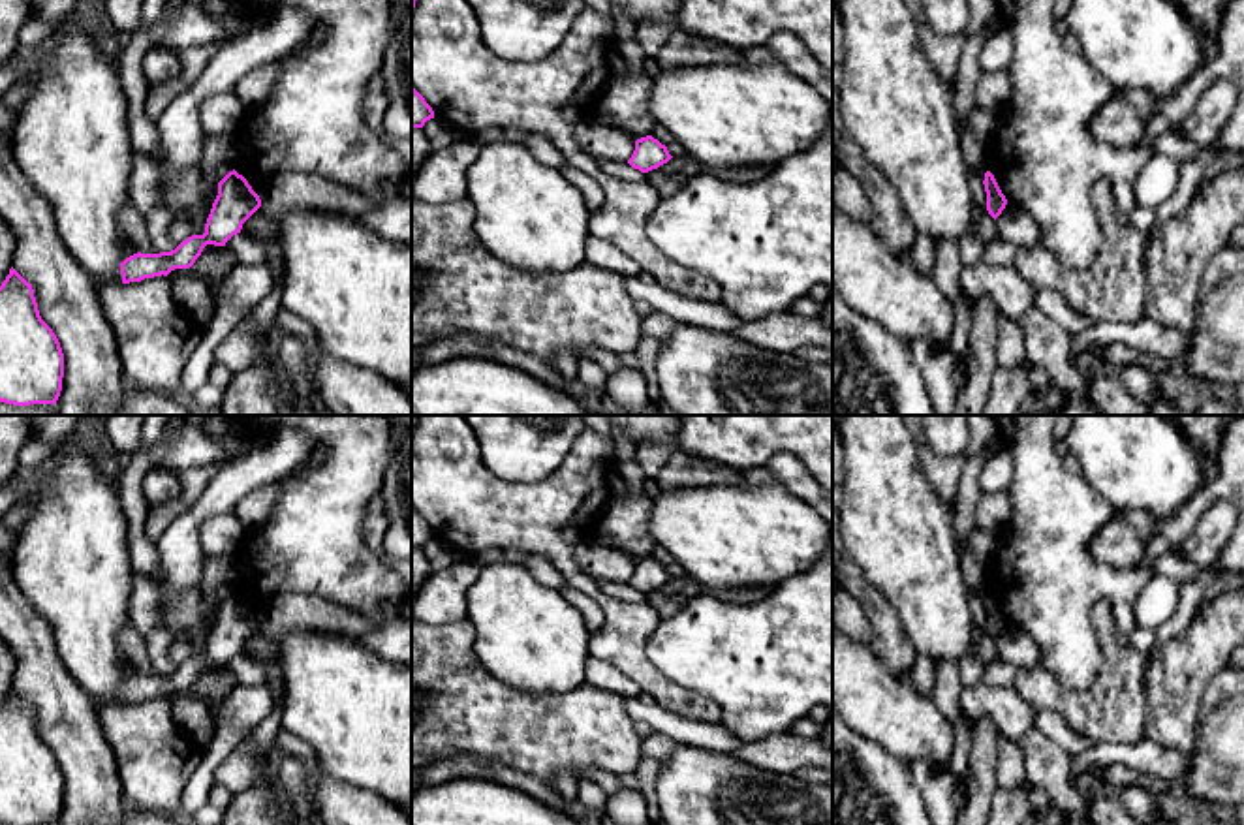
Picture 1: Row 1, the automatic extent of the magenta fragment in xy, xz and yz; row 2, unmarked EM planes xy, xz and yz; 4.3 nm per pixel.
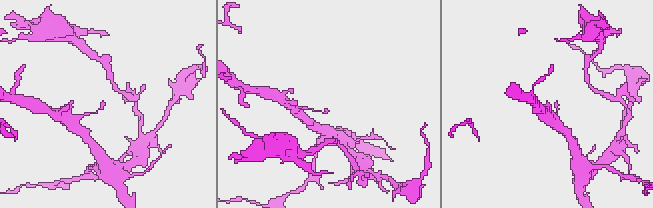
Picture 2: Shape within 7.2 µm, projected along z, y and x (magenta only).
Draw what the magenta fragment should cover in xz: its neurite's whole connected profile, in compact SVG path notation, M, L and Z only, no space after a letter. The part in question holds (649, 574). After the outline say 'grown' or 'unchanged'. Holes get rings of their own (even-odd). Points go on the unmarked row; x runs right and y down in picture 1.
M652 556L641 558L635 562L635 571L628 584L641 594L648 594L658 590L660 586L667 584L673 577L669 575L667 568L661 566Z; unchanged

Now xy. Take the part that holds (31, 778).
M13 688L0 707L0 823L56 825L64 774L41 740L32 705Z; unchanged

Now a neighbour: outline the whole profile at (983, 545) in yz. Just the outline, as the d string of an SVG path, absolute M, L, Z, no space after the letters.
M975 528L972 534L970 534L970 549L973 553L973 556L985 566L988 568L992 558L994 558L994 553L996 553L996 539L994 536L987 534L985 530L979 530Z

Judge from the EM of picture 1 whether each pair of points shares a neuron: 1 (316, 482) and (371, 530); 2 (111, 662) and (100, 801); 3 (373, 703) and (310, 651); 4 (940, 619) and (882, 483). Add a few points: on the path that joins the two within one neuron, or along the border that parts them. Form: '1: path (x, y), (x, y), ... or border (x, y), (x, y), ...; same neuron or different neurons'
1: border (367, 510), (363, 525), (365, 544), (384, 559); different neurons
2: border (70, 673), (98, 707); different neurons
3: path (357, 698), (326, 666); same neuron
4: path (925, 585), (891, 517); same neuron

